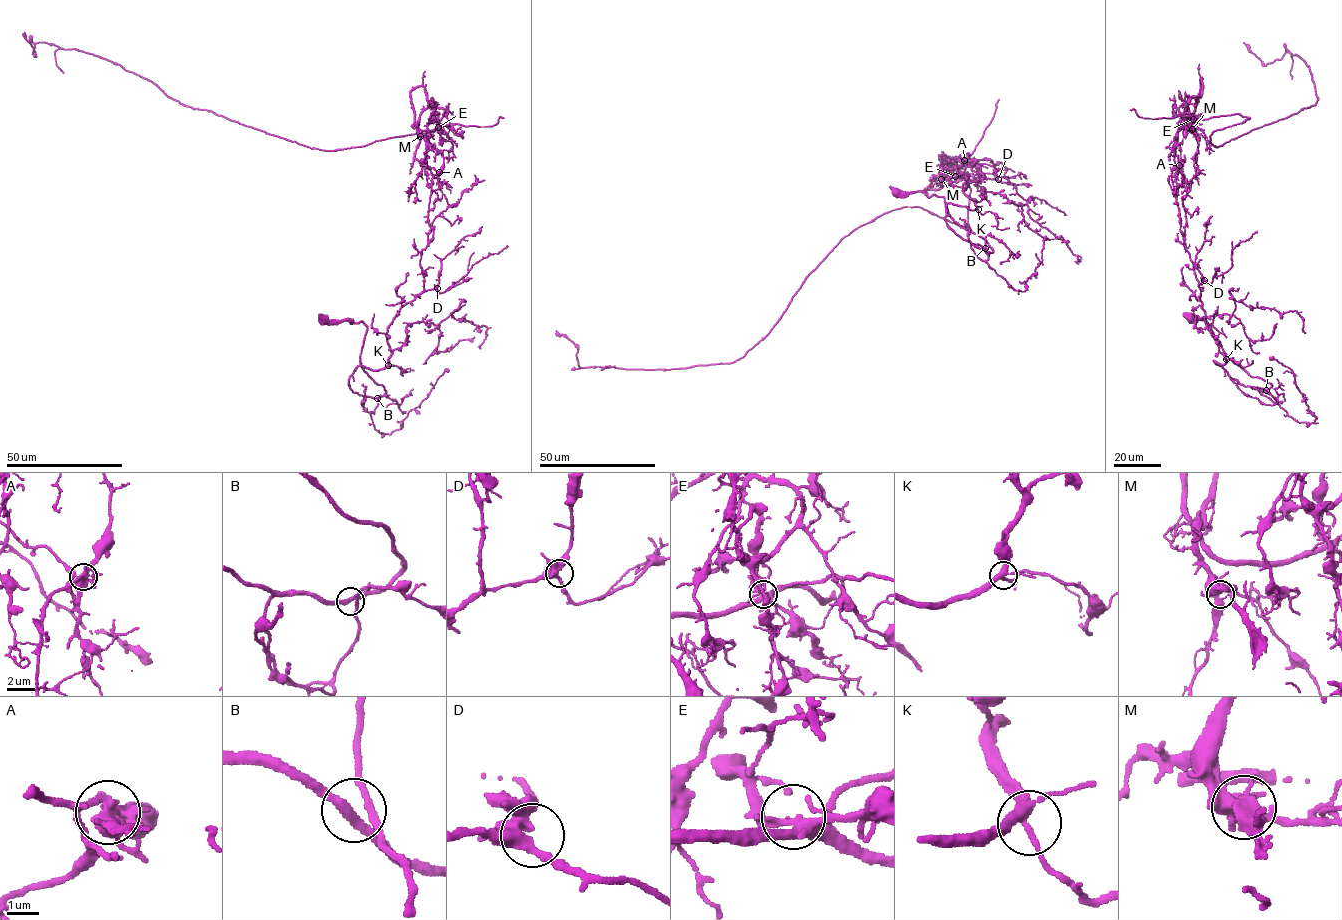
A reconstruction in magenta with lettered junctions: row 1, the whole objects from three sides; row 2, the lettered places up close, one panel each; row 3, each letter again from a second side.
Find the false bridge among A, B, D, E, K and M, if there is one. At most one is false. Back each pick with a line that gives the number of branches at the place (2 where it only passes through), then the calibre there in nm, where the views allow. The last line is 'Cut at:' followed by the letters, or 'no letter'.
A: 6 branches meet; 440 nm thick
Cut at: A

